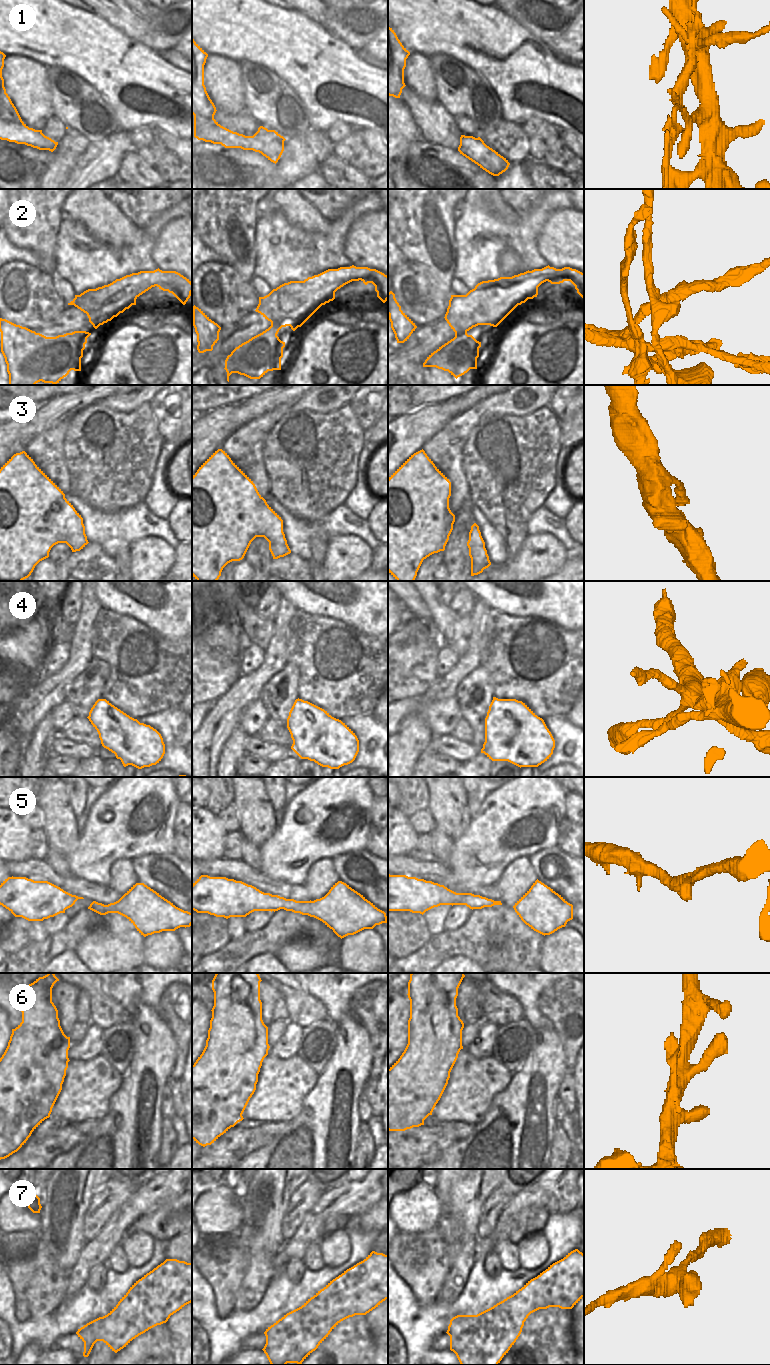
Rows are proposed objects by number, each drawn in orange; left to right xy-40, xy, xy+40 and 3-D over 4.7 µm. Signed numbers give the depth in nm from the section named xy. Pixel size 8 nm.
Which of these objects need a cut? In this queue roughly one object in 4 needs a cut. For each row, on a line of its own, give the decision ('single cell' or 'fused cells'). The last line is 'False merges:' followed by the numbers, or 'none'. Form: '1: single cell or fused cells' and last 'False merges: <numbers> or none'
1: fused cells
2: fused cells
3: single cell
4: single cell
5: single cell
6: single cell
7: single cell
False merges: 1, 2

